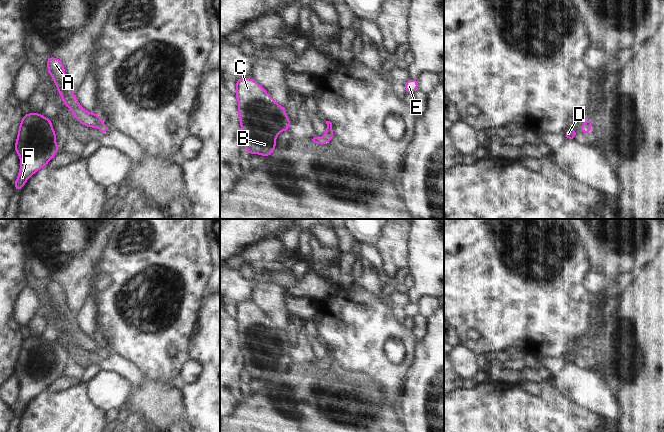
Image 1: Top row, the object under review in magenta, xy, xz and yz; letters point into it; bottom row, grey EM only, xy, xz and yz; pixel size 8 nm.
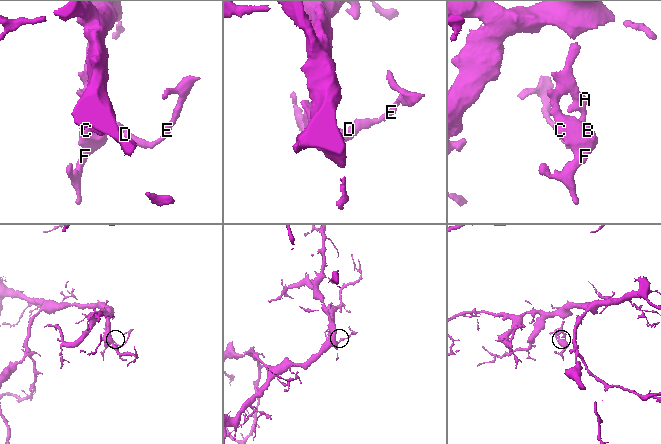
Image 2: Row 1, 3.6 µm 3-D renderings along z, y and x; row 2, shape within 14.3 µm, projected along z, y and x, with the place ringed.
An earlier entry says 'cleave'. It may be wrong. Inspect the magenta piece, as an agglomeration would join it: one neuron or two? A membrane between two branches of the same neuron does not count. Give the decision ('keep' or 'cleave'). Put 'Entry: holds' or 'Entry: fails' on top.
Entry: fails
keep

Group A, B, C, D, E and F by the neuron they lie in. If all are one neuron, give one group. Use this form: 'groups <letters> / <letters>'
groups A B C D E F

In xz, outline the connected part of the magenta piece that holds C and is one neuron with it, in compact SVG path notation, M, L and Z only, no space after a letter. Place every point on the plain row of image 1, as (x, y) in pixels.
M250 301L236 304L235 320L238 325L239 348L243 355L243 368L247 378L270 380L276 373L277 360L283 355L288 355L291 350L285 331L276 327L268 316Z

